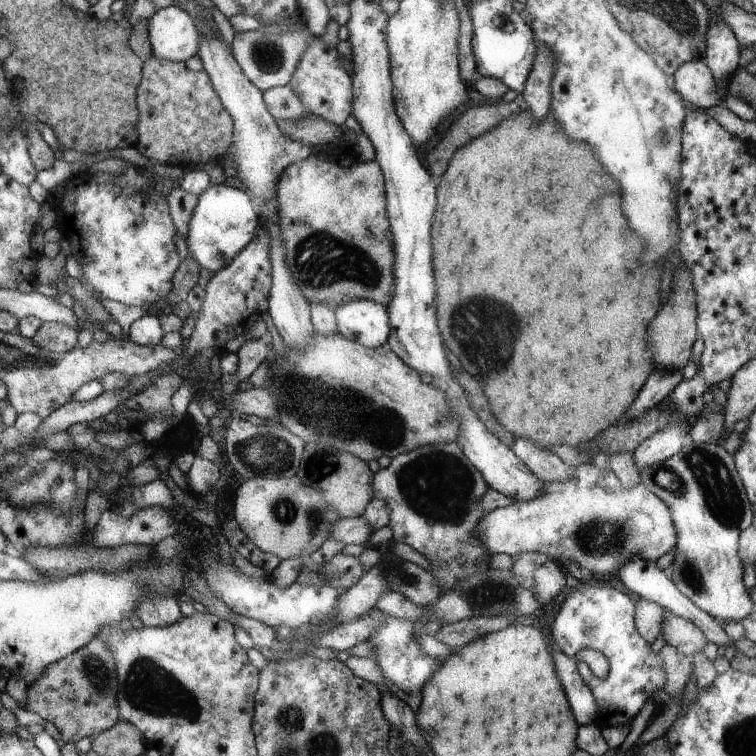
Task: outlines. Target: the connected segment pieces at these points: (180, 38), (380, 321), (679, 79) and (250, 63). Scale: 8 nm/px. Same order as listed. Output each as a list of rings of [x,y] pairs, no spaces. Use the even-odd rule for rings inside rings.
[[[170,5],[148,19],[148,40],[158,60],[185,63],[201,48],[201,33],[189,12]]]
[[[353,300],[335,312],[338,333],[368,348],[382,347],[392,334],[388,309],[373,300]]]
[[[703,59],[682,64],[673,74],[674,88],[686,102],[698,109],[708,110],[713,106],[722,106],[726,102],[727,92],[718,85],[712,70]]]
[[[301,25],[300,29],[287,32],[272,33],[259,30],[236,32],[231,46],[232,56],[240,65],[244,76],[257,86],[263,93],[272,87],[288,85],[296,72],[296,67],[308,48],[310,40],[316,36],[307,25]]]

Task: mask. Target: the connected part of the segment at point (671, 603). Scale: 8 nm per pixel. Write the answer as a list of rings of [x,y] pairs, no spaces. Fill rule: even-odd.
[[[638,556],[638,558],[628,560],[618,572],[617,577],[630,592],[638,594],[642,599],[656,602],[656,604],[659,604],[664,610],[668,610],[668,612],[674,614],[674,616],[681,616],[684,620],[694,621],[694,624],[697,624],[698,628],[701,628],[702,632],[705,632],[705,635],[709,637],[709,641],[719,646],[721,650],[731,647],[735,652],[738,652],[735,642],[731,640],[724,631],[723,624],[717,621],[713,616],[710,616],[710,613],[704,612],[701,608],[696,607],[694,603],[686,597],[685,593],[680,592],[680,590],[676,588],[676,582],[668,573],[661,570],[656,562],[652,562],[652,560],[642,560],[642,558]]]

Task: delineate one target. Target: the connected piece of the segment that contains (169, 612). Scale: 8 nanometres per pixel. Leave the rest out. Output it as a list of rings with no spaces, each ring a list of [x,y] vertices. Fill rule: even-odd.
[[[148,596],[146,600],[142,600],[136,611],[135,617],[143,622],[145,627],[166,628],[172,626],[182,620],[182,612],[178,608],[178,602],[173,596]]]

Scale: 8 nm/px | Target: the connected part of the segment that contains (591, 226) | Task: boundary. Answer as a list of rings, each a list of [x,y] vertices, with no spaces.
[[[523,110],[454,154],[450,168],[446,168],[446,176],[442,176],[438,186],[438,216],[434,218],[434,268],[438,268],[437,320],[442,320],[441,335],[446,346],[460,358],[462,368],[484,384],[484,394],[492,404],[494,416],[516,438],[528,439],[545,448],[554,444],[582,447],[606,431],[609,424],[621,420],[636,402],[641,388],[655,368],[653,345],[646,342],[646,326],[660,310],[662,276],[662,266],[648,268],[648,274],[642,276],[640,272],[644,270],[640,256],[642,246],[632,236],[620,210],[618,182],[604,172],[588,144],[572,142],[564,136],[552,116],[552,110],[542,122],[534,122],[530,110]]]

